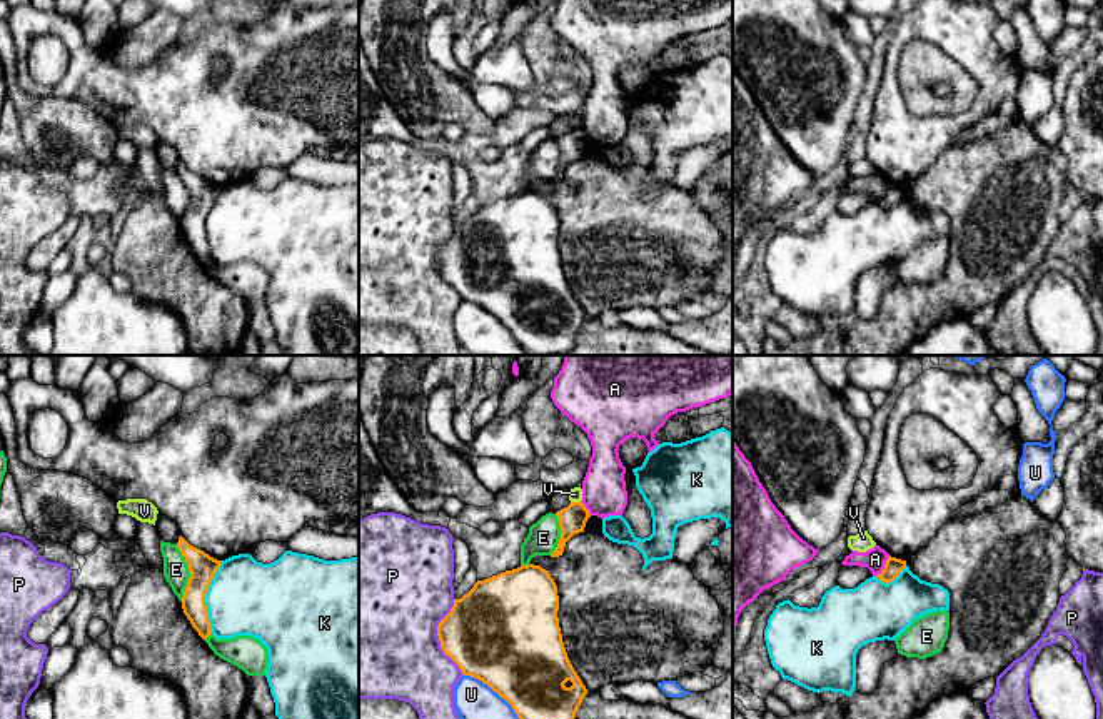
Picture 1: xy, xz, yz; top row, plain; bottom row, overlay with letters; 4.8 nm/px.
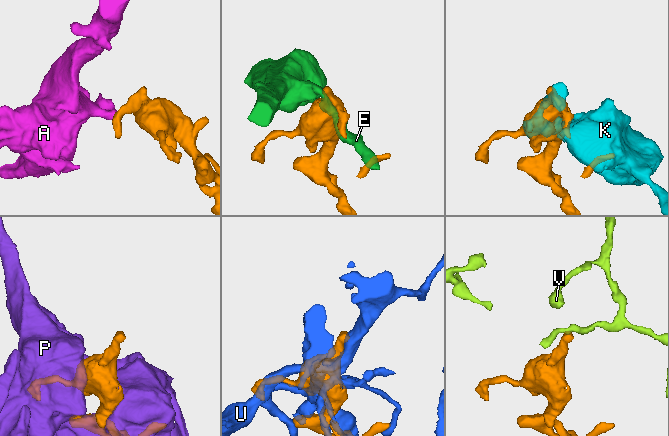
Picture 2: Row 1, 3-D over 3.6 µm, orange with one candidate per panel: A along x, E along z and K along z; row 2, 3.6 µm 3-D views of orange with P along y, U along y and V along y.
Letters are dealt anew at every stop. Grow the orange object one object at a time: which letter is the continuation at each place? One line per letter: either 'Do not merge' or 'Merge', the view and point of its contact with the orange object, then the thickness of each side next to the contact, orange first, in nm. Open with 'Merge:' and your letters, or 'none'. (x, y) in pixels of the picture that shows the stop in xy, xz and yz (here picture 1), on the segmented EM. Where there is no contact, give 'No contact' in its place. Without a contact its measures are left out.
Merge: none
A: Do not merge. Touches orange at yz (885, 566). Thickness 90 nm (orange) against 110 nm
E: Do not merge. Touches orange at xy (191, 573). Thickness 130 nm (orange) against 130 nm
K: Do not merge. Touches orange at xy (204, 598). Thickness 130 nm (orange) against 360 nm
P: Do not merge. Touches orange at xz (439, 638). Thickness 460 nm (orange) against 480 nm
U: Do not merge. Touches orange at xz (494, 691). Thickness 480 nm (orange) against 190 nm
V: Do not merge. Touches orange at xz (574, 502). Thickness 130 nm (orange) against 60 nm

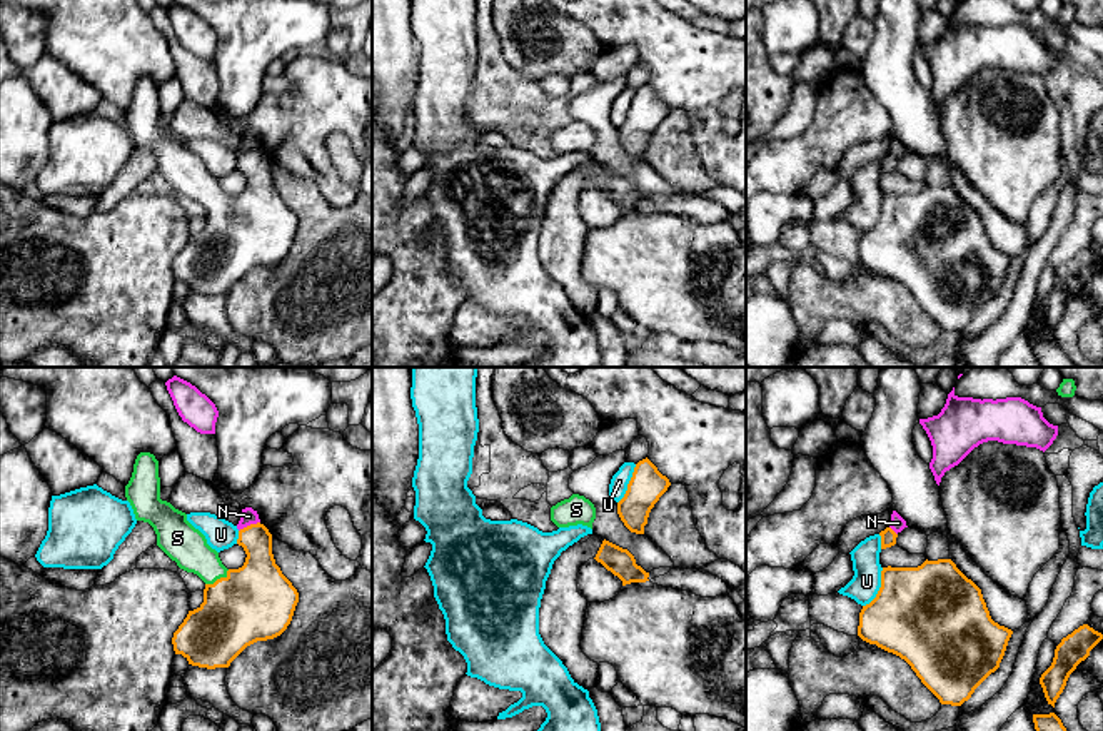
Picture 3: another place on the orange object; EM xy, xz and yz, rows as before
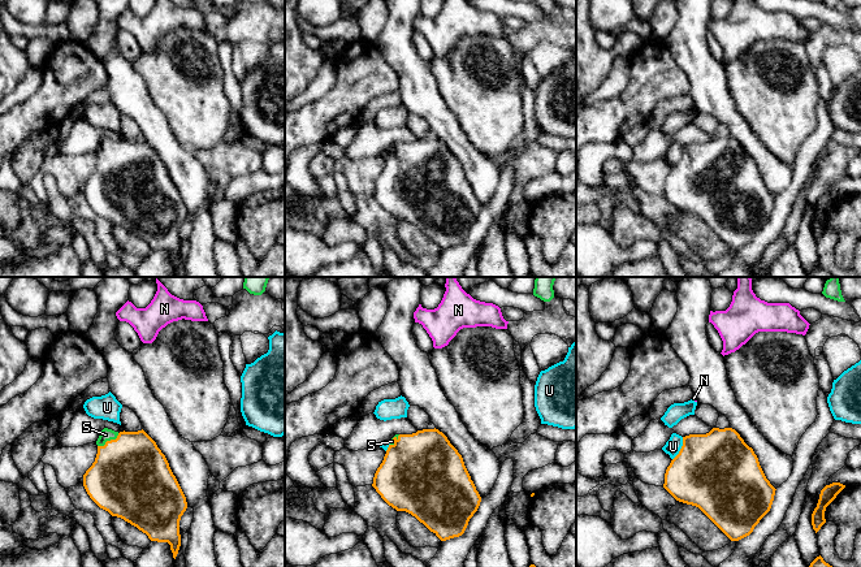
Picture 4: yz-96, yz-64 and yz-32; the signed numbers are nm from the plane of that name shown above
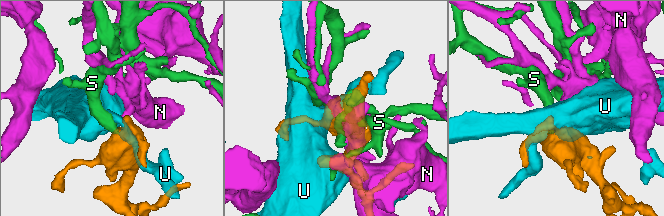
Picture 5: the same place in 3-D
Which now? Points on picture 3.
Merge: S
N: Do not merge. Touches orange at xy (249, 526). Thickness 200 nm (orange) against 80 nm
S: Merge. Touches orange at xy (217, 579). Thickness 360 nm (orange) against 190 nm
U: Do not merge. Touches orange at yz (880, 588). Thickness 460 nm (orange) against 140 nm

